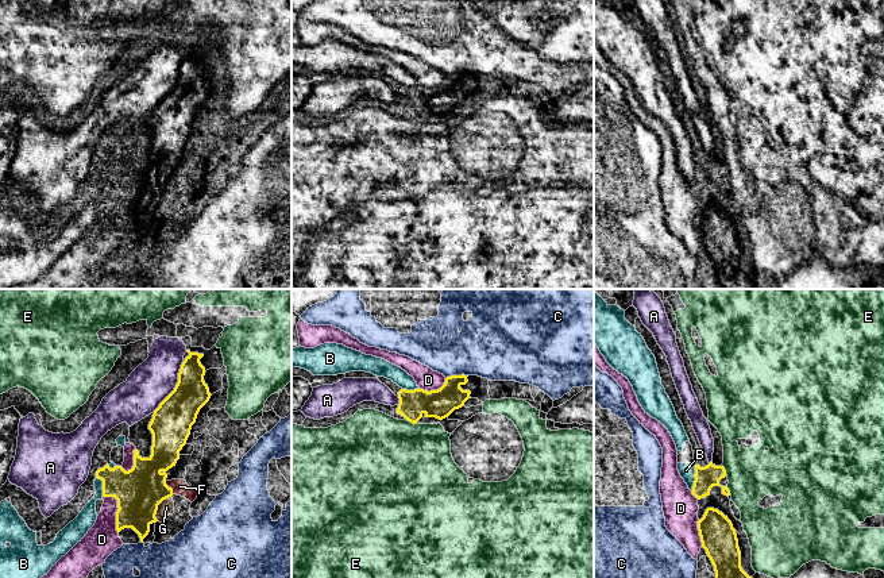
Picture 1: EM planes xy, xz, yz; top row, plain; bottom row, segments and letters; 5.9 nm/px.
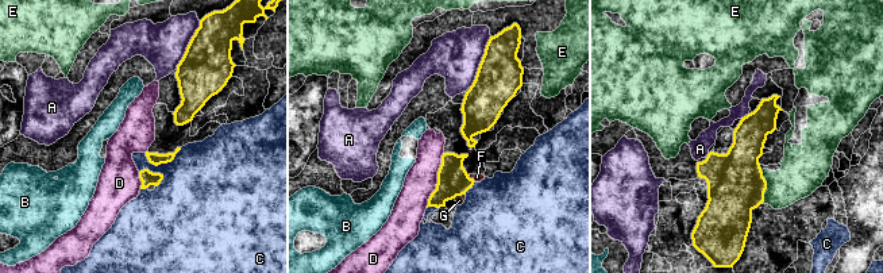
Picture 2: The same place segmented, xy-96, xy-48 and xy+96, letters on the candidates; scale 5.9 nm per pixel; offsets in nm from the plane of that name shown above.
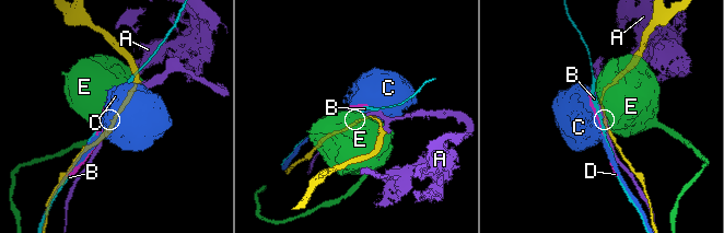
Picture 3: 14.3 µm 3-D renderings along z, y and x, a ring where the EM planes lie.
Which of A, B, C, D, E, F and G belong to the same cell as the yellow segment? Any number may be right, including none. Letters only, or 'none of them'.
F, G

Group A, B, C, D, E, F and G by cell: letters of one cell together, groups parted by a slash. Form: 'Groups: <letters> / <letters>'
Groups: A / B / C / D / E / F G

